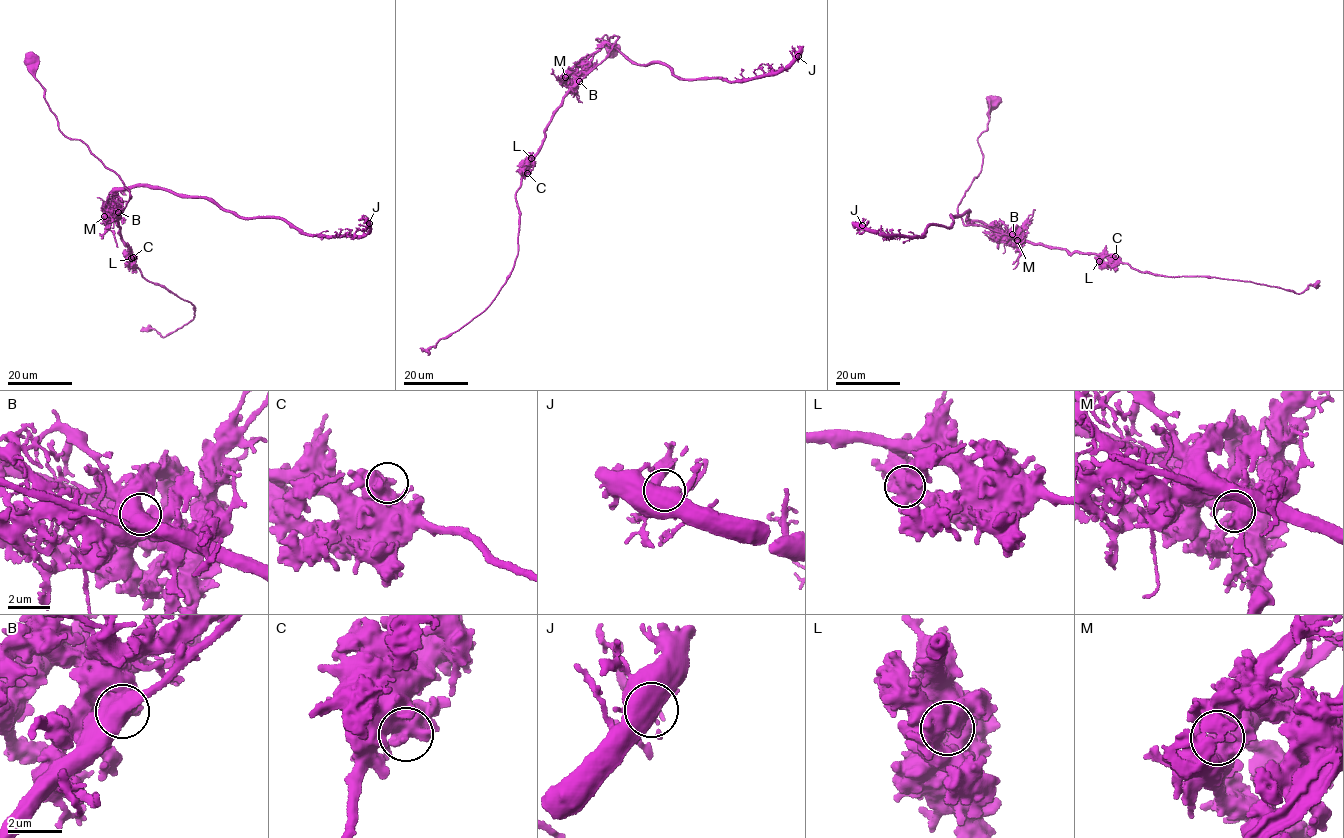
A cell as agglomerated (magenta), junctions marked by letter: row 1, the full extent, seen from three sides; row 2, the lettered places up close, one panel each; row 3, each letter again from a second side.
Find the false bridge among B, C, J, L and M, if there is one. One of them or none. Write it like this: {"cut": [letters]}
{"cut": ["M"]}

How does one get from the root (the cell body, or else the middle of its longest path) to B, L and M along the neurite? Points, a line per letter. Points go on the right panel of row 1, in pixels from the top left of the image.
B: (993, 102), (987, 128), (977, 138), (982, 168), (958, 204), (957, 212), (966, 226), (1012, 234)
L: (993, 102), (987, 128), (977, 138), (982, 168), (957, 206), (962, 222), (1071, 253), (1094, 252), (1099, 261)
M: (993, 102), (987, 128), (977, 138), (982, 168), (958, 204), (958, 214), (966, 226), (985, 226), (1016, 240)

